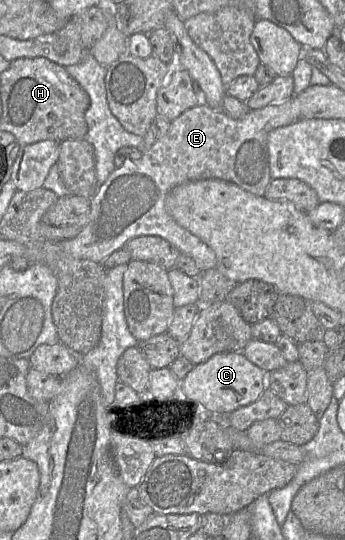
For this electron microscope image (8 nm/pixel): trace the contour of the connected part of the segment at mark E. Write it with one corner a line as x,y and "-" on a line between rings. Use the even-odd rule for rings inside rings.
294,97
285,102
272,102
261,109
249,110
240,119
233,119
222,110
212,109
204,103
187,109
170,121
167,133
155,140
140,159
127,162
109,174
105,182
99,185
91,197
90,219
87,225
76,237
59,241
59,244
74,258
102,263
110,254
123,248
134,237
159,236
172,244
180,253
192,257
202,272
215,267
214,251
197,236
180,226
166,211
167,194
177,185
188,181
220,179
234,183
256,196
264,196
272,180
267,146
268,135
272,130
290,125
299,119
300,109
298,103
294,102

